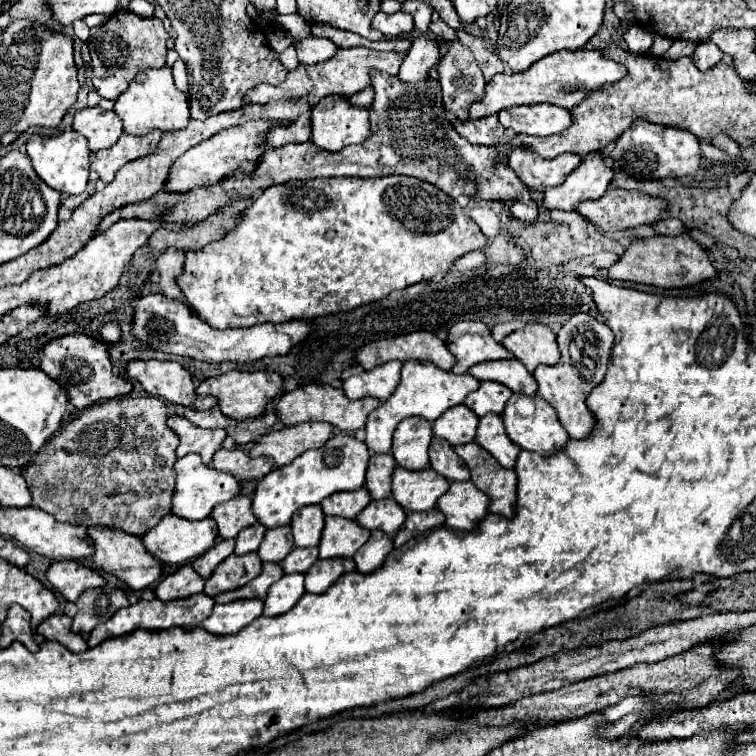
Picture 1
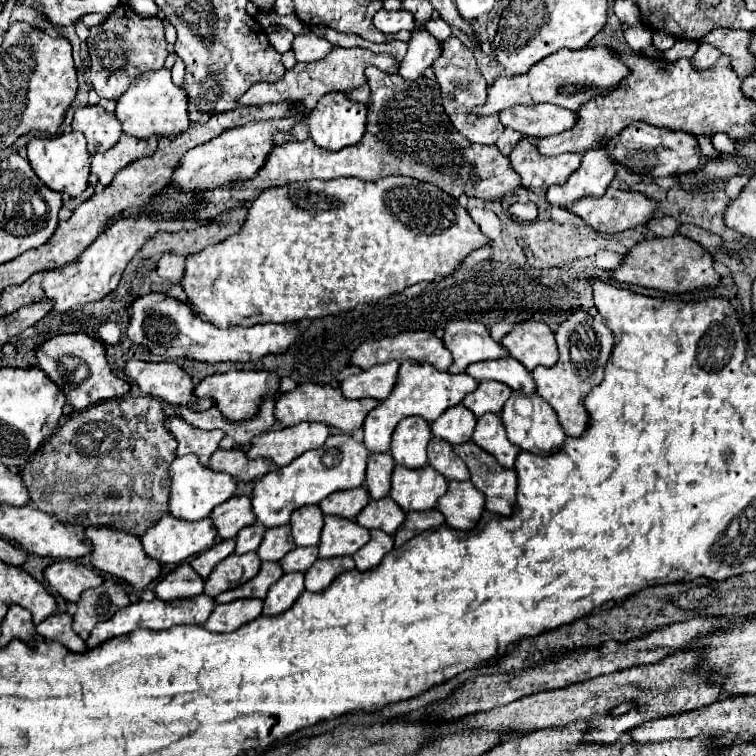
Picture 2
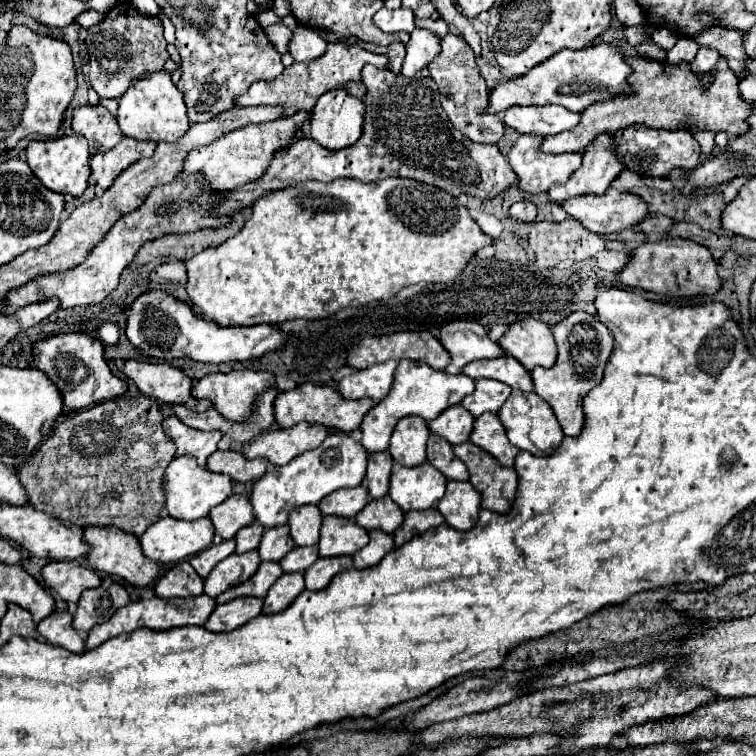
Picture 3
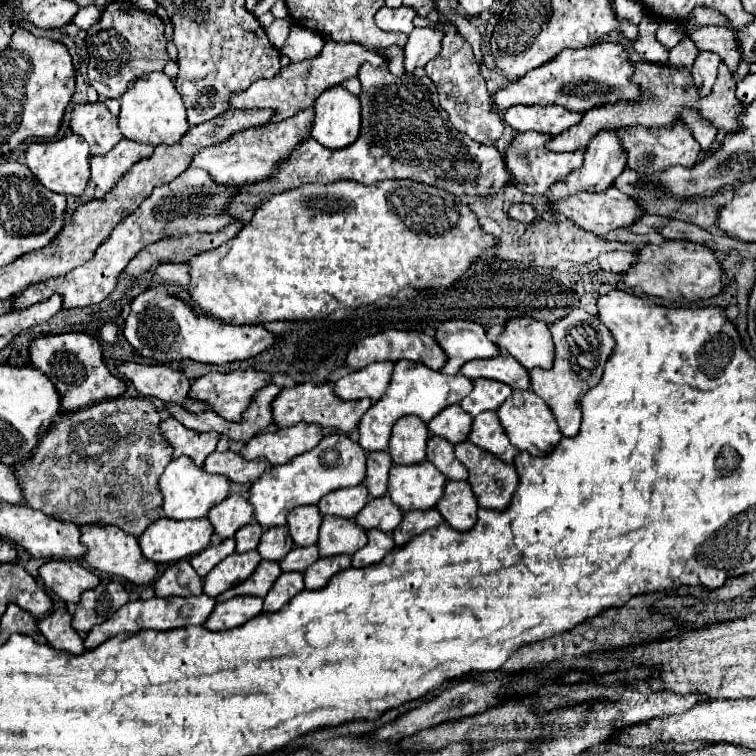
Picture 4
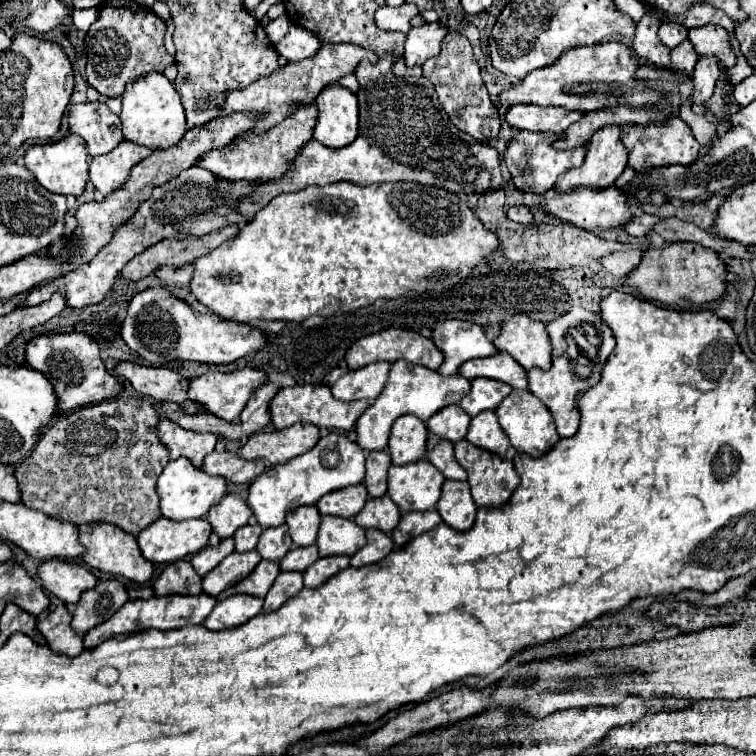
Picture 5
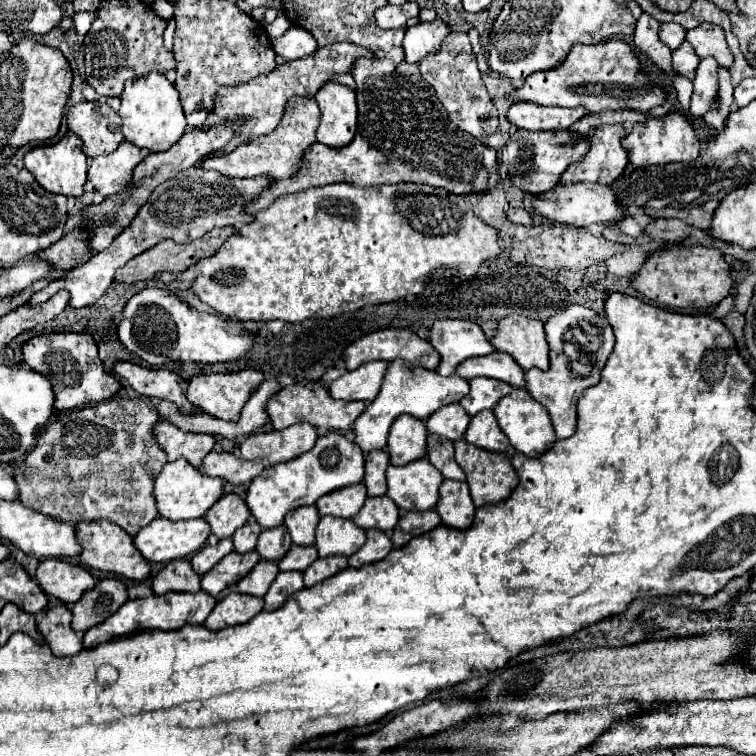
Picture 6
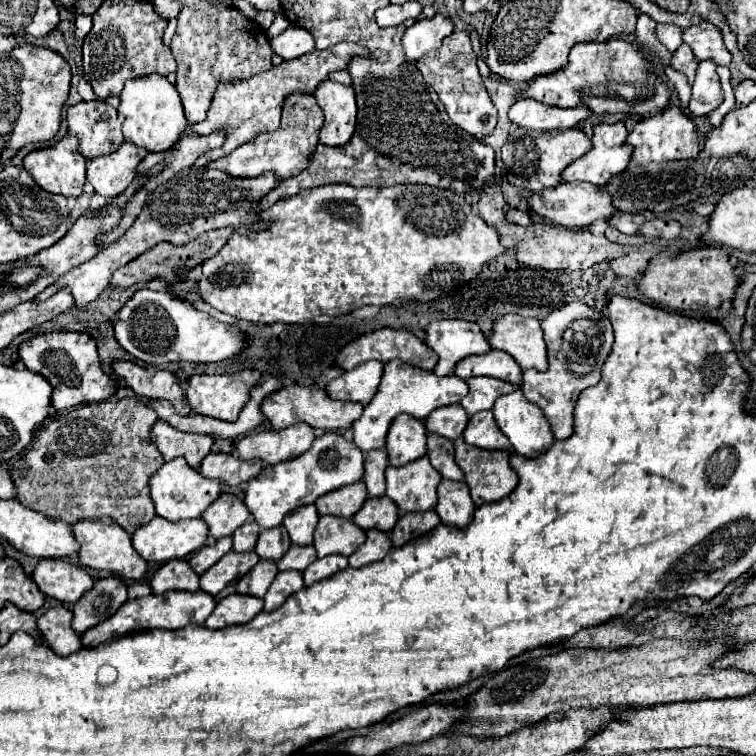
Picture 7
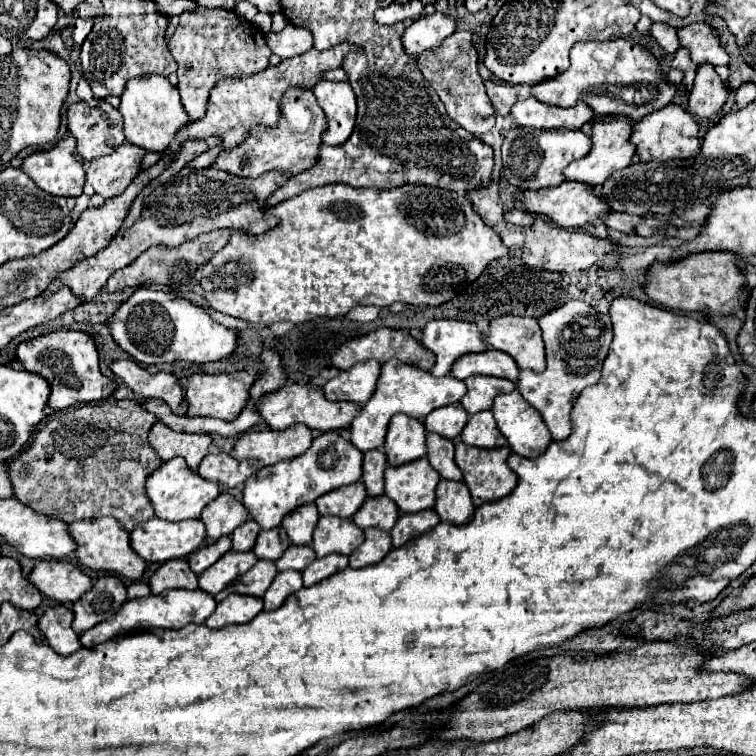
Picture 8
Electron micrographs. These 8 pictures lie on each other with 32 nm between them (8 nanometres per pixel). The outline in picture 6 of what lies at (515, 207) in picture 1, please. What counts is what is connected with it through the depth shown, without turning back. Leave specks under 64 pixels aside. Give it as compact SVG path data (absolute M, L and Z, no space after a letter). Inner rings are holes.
M510 208L508 210L508 220L516 222L516 224L524 224L524 226L532 224L532 216L526 208Z

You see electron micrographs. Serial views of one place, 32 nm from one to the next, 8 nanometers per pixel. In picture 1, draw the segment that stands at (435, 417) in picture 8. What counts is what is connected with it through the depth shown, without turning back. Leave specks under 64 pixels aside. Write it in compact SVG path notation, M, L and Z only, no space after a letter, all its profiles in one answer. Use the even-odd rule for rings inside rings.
M464 404L452 406L434 422L434 434L448 440L452 446L468 444L476 438L478 422L480 418L476 416L476 412L472 412Z

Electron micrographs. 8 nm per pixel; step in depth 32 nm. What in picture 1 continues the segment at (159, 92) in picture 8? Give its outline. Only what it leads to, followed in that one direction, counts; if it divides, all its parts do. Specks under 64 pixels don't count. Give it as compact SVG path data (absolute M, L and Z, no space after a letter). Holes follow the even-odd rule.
M170 66L146 68L142 72L138 72L134 76L132 84L128 86L128 90L116 98L114 112L122 118L124 132L134 134L134 136L144 136L154 128L158 128L162 132L180 130L180 128L186 128L188 120L190 120L188 96L176 88Z

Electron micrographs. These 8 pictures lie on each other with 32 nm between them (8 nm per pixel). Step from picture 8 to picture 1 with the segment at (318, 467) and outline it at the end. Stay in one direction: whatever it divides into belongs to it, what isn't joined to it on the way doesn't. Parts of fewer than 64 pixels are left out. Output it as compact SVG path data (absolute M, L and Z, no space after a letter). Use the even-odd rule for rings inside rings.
M338 434L332 436L322 448L308 450L302 456L298 456L292 464L272 470L268 476L264 476L254 492L252 500L252 512L256 502L256 518L260 524L264 522L286 522L290 524L292 514L308 504L320 504L326 496L342 490L356 490L364 484L366 468L368 468L370 452L368 446L360 440L356 440L350 434Z

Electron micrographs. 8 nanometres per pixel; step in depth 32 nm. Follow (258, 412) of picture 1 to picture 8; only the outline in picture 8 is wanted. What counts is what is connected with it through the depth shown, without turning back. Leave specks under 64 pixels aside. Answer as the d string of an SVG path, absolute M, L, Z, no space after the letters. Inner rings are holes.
M246 370L234 374L192 374L186 384L186 400L188 400L188 416L210 416L220 420L236 420L238 414L244 410L250 388L256 382L258 374L250 374Z

